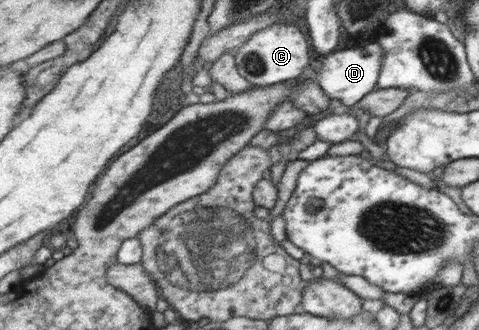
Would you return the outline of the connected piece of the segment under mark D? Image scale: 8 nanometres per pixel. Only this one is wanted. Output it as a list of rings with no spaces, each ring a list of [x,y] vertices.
[[[369,42],[360,48],[346,48],[333,52],[323,59],[323,64],[314,76],[317,83],[332,97],[339,106],[349,107],[366,93],[376,89],[378,73],[382,62],[382,51],[377,42]]]

